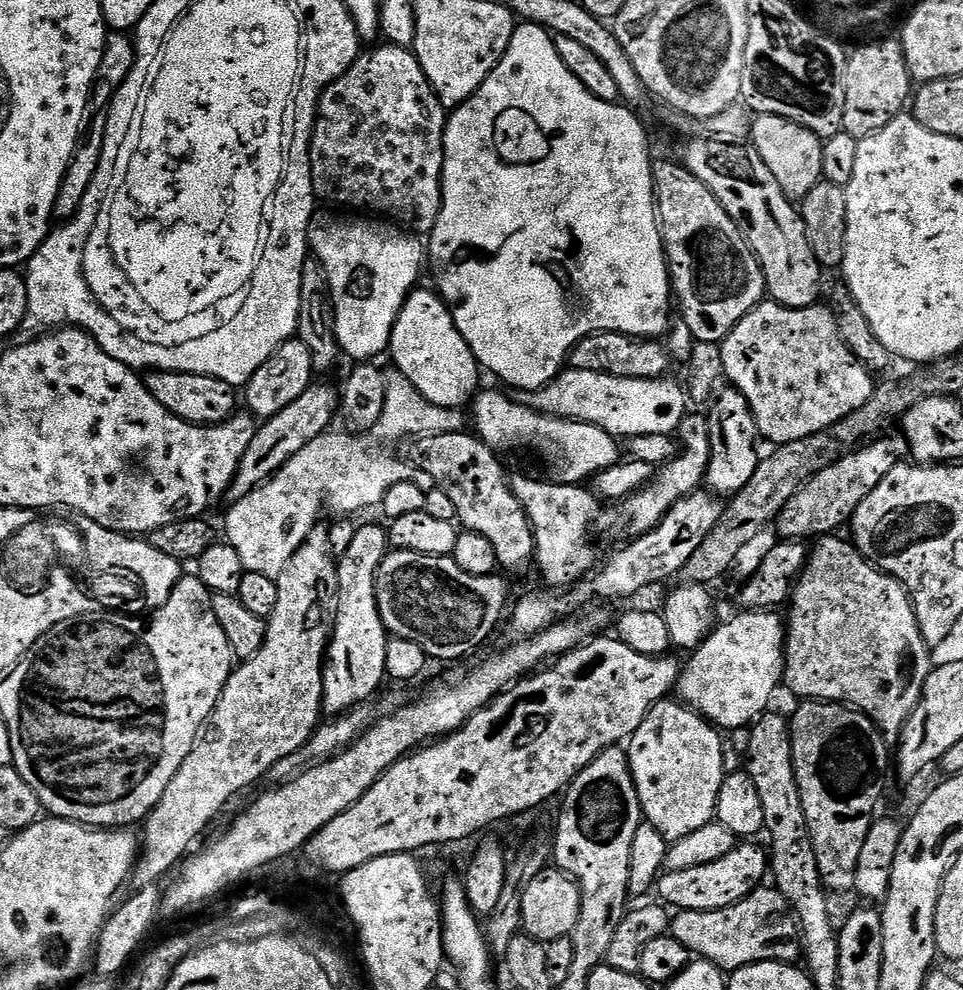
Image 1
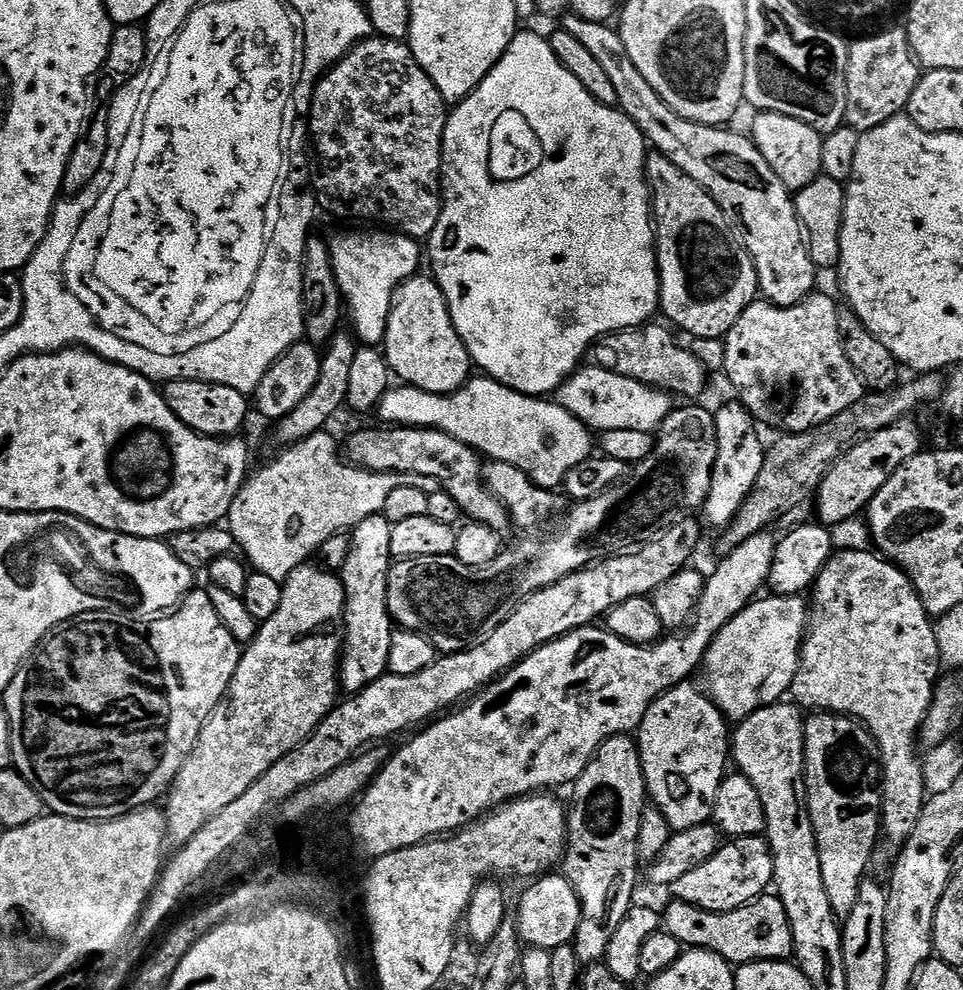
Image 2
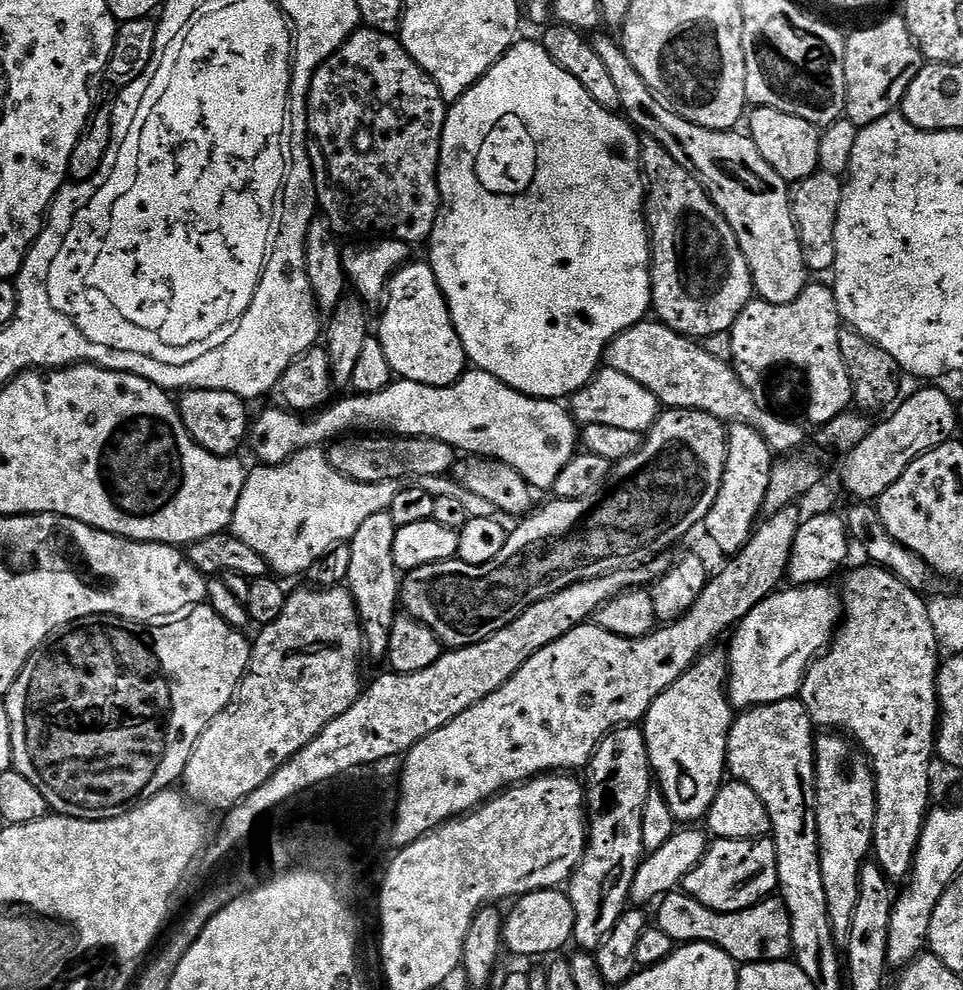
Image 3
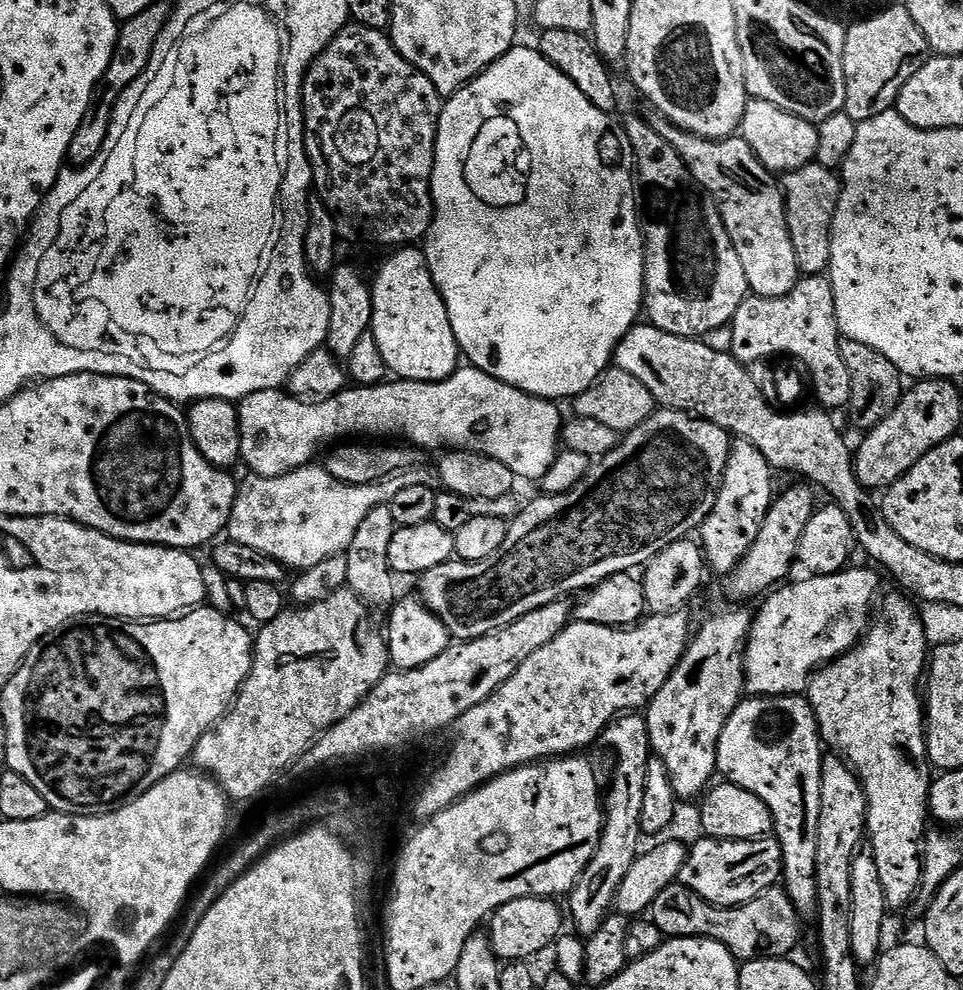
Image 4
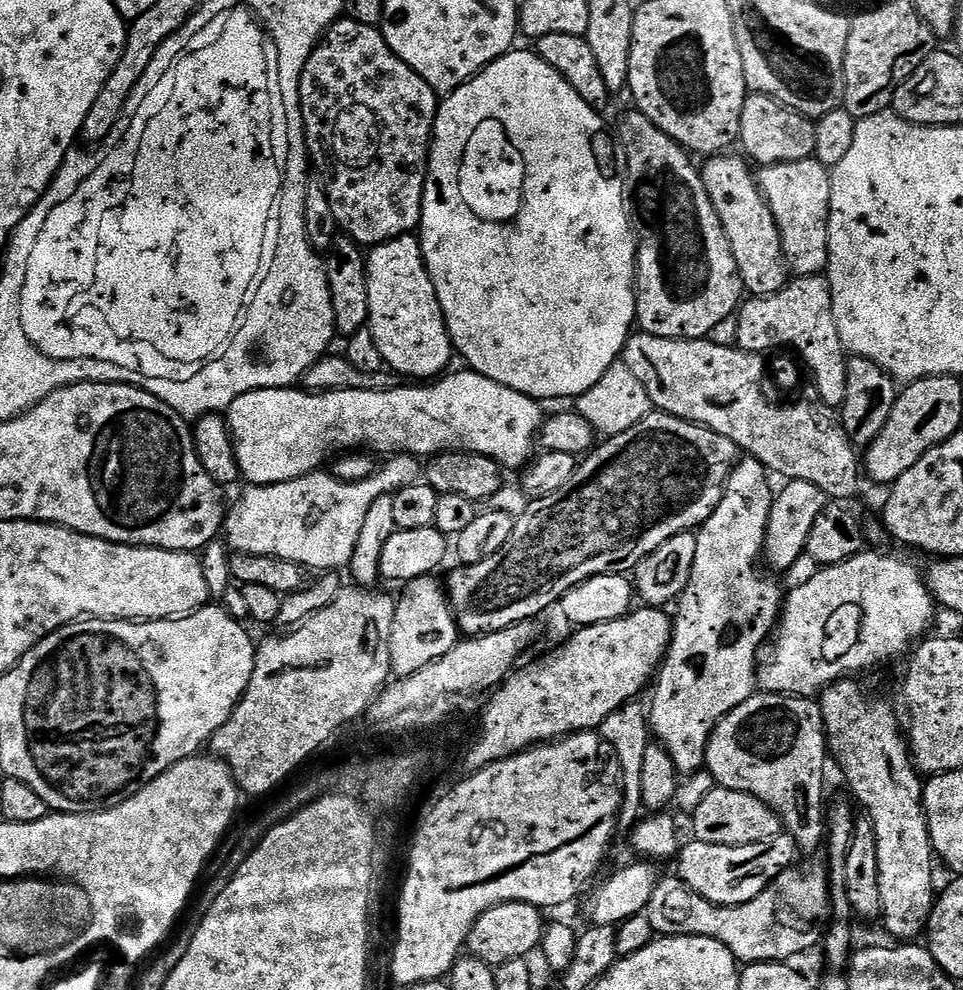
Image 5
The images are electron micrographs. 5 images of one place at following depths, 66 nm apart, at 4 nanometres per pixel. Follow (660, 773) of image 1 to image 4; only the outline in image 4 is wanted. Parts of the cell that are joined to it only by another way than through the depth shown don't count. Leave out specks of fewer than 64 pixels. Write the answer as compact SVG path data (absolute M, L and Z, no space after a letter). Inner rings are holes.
M728 607L732 608L724 608L721 612L716 612L713 616L706 617L704 625L702 625L701 628L697 627L695 629L692 639L688 641L688 648L684 651L682 662L678 662L674 674L670 674L670 678L666 678L666 686L662 686L662 690L658 690L658 694L651 700L646 708L646 719L648 722L650 742L652 743L652 752L654 753L655 759L666 762L666 770L670 774L670 782L674 786L676 795L681 801L692 800L695 796L697 796L697 798L703 797L705 793L709 791L710 785L713 783L712 776L715 777L717 775L716 755L718 754L718 738L722 738L722 730L726 726L730 714L740 704L746 692L744 687L744 645L748 642L748 633L752 631L754 616L751 611L748 613L747 610L744 609L747 607Z

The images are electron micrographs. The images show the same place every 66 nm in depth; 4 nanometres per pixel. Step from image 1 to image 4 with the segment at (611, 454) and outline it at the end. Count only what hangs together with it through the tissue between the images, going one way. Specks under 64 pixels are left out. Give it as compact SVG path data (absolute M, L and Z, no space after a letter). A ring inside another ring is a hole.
M461 366L453 376L438 382L414 382L396 378L382 384L349 386L334 398L317 404L303 404L284 390L275 392L272 388L263 388L249 391L238 404L242 438L240 458L243 467L257 472L261 478L285 476L295 468L307 468L315 461L312 459L316 455L319 457L329 446L349 438L391 438L421 450L440 448L439 450L480 452L502 462L502 466L509 468L521 481L540 482L543 481L546 470L554 466L562 448L562 419L560 420L560 412L556 409L559 407L553 401L544 400L541 396L531 396L529 392L518 390L498 377L471 366Z

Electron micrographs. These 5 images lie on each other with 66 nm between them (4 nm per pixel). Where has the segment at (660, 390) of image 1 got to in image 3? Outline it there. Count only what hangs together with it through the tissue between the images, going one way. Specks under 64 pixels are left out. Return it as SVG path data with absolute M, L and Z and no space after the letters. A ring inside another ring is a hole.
M604 366L597 371L591 382L572 393L570 411L572 419L580 426L585 424L618 426L622 430L634 430L643 434L659 418L662 405L657 396L646 390L646 386L638 386L634 378L626 378L626 374Z

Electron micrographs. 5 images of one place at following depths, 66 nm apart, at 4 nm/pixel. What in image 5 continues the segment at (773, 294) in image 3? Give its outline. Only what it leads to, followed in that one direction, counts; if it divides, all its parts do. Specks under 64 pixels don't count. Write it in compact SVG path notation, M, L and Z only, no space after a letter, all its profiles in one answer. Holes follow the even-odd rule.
M717 154L703 165L702 175L706 194L710 194L710 202L714 202L714 210L718 210L718 218L722 222L722 230L726 230L726 238L730 242L730 250L734 250L734 262L738 262L738 274L744 283L744 291L749 297L769 296L782 290L790 283L788 260L784 257L782 238L778 230L778 222L766 198L760 189L757 177L743 155Z

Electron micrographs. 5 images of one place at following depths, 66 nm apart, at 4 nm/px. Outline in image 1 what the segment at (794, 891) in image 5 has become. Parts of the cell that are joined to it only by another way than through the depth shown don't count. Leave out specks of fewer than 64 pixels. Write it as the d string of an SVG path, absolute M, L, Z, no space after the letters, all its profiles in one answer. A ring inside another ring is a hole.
M775 886L756 888L744 900L722 910L677 911L670 920L670 935L678 938L693 957L714 962L728 974L767 960L796 962L802 956L800 926L788 899Z

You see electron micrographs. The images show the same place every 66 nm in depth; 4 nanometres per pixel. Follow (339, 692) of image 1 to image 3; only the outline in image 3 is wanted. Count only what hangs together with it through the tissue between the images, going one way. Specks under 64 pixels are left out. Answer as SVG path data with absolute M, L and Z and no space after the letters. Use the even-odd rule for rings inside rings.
M388 511L373 514L358 526L358 534L348 544L350 568L346 587L352 593L364 630L364 646L369 657L383 661L388 654L388 630L394 626L400 602L401 573L394 562L394 534L397 526Z

